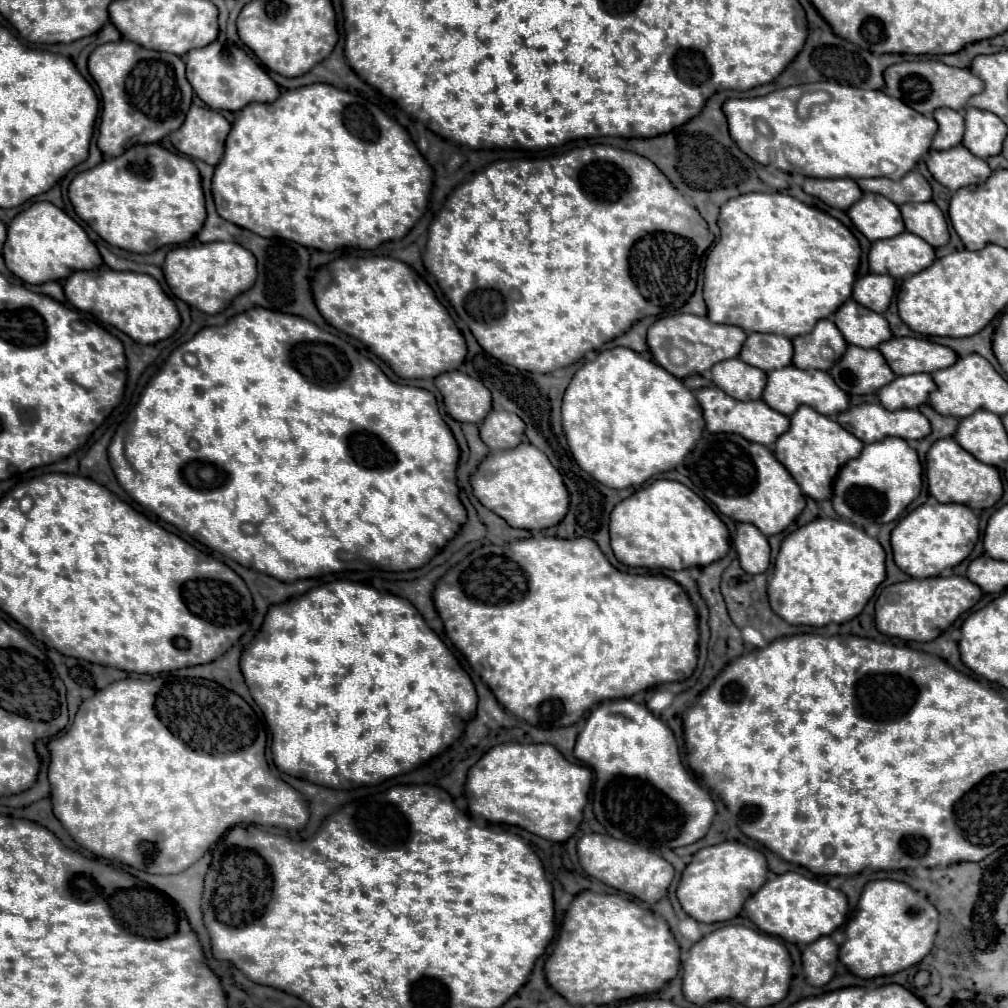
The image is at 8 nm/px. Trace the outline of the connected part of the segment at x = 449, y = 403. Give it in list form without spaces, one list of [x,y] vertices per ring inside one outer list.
[[[446,372],[436,378],[436,388],[444,396],[446,412],[458,422],[480,424],[492,408],[490,390],[476,378],[462,372]]]

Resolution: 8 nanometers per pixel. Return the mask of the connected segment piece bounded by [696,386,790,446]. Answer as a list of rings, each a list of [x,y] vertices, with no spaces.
[[[716,386],[700,388],[696,392],[696,398],[698,398],[698,402],[704,410],[706,428],[710,432],[734,432],[734,434],[744,436],[750,442],[772,446],[778,440],[778,436],[782,436],[782,432],[786,432],[786,428],[790,428],[790,418],[772,410],[764,400],[740,402],[740,400],[734,400],[734,398],[726,396],[726,392],[722,392]]]

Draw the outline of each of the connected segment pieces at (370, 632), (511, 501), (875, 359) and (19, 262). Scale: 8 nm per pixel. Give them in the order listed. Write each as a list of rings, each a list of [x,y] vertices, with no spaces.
[[[348,580],[314,588],[298,598],[272,606],[264,618],[262,630],[258,632],[256,640],[242,654],[240,668],[254,702],[260,706],[270,726],[272,758],[278,770],[290,776],[320,784],[320,786],[330,786],[330,788],[348,790],[348,784],[380,784],[386,778],[406,774],[433,760],[462,736],[468,722],[476,716],[476,706],[478,706],[478,694],[468,672],[460,666],[460,662],[454,658],[450,648],[440,640],[440,636],[426,626],[424,618],[412,606],[412,602],[408,602],[406,598],[394,596],[390,592],[378,592],[376,588],[362,586],[358,582],[348,582]]]
[[[530,442],[504,452],[490,452],[470,478],[474,496],[492,512],[502,516],[512,528],[544,530],[556,526],[566,516],[568,492],[560,472],[552,466],[548,456]]]
[[[848,346],[846,354],[830,370],[834,382],[848,394],[872,394],[890,384],[896,376],[890,372],[882,354],[858,346]]]
[[[34,202],[10,222],[2,256],[8,270],[28,284],[64,280],[72,272],[94,270],[102,266],[102,256],[90,242],[84,228],[52,202]]]

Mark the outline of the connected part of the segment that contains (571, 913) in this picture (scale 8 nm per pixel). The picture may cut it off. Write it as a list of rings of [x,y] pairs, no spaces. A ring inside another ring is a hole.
[[[580,892],[562,922],[544,972],[548,984],[570,1004],[612,1004],[660,992],[680,970],[680,948],[666,920],[618,894]]]

